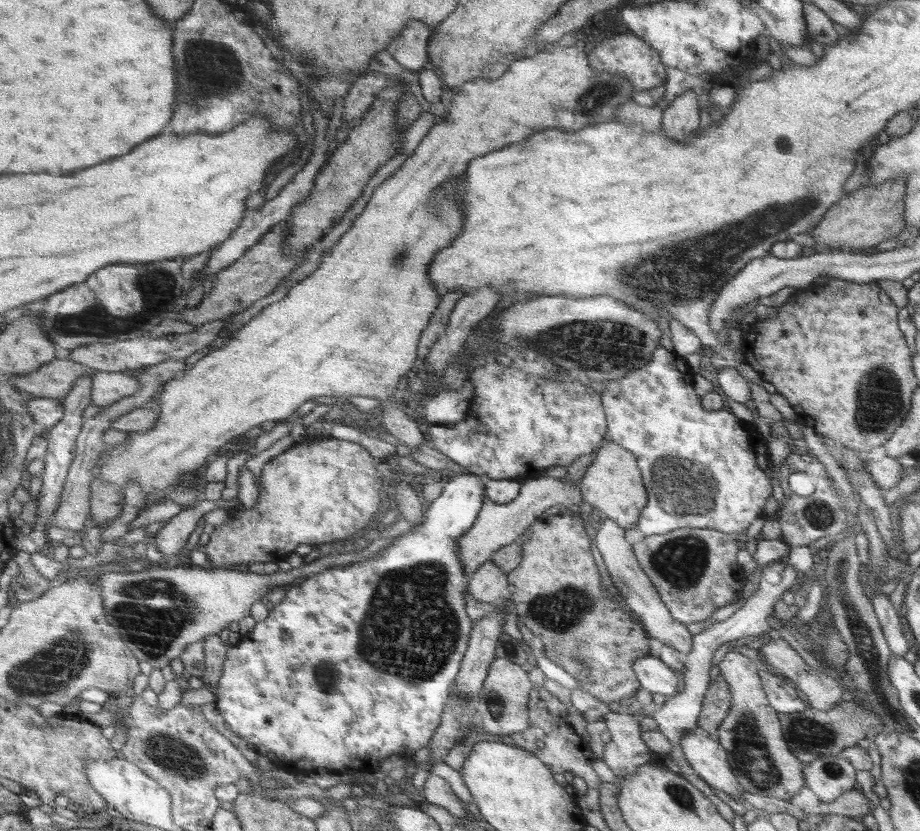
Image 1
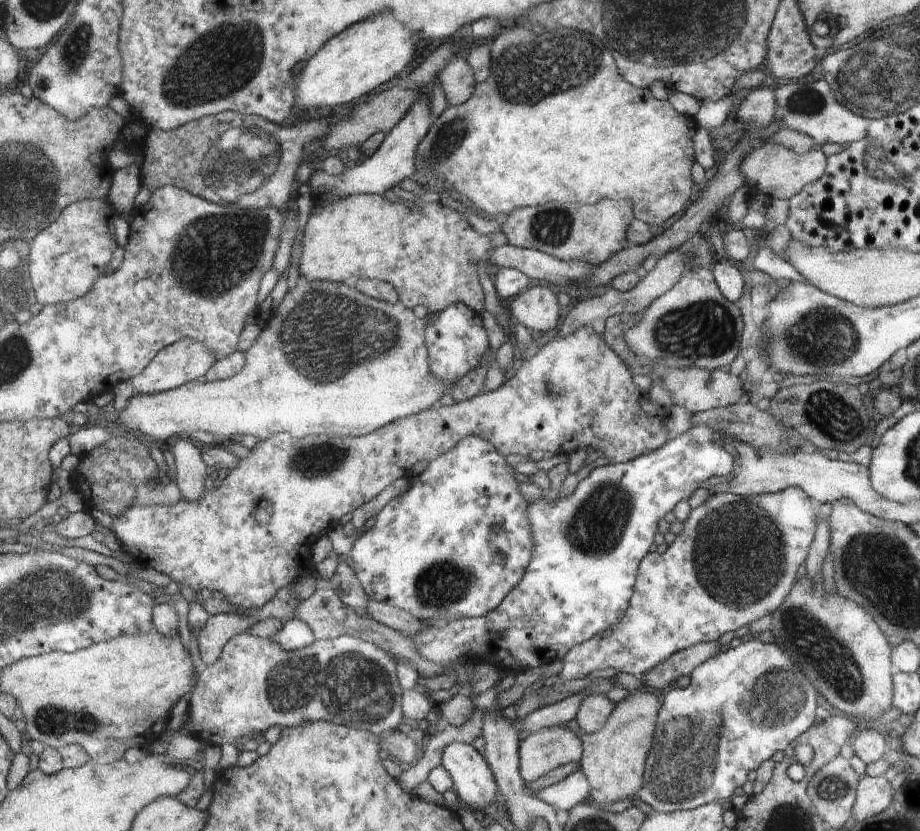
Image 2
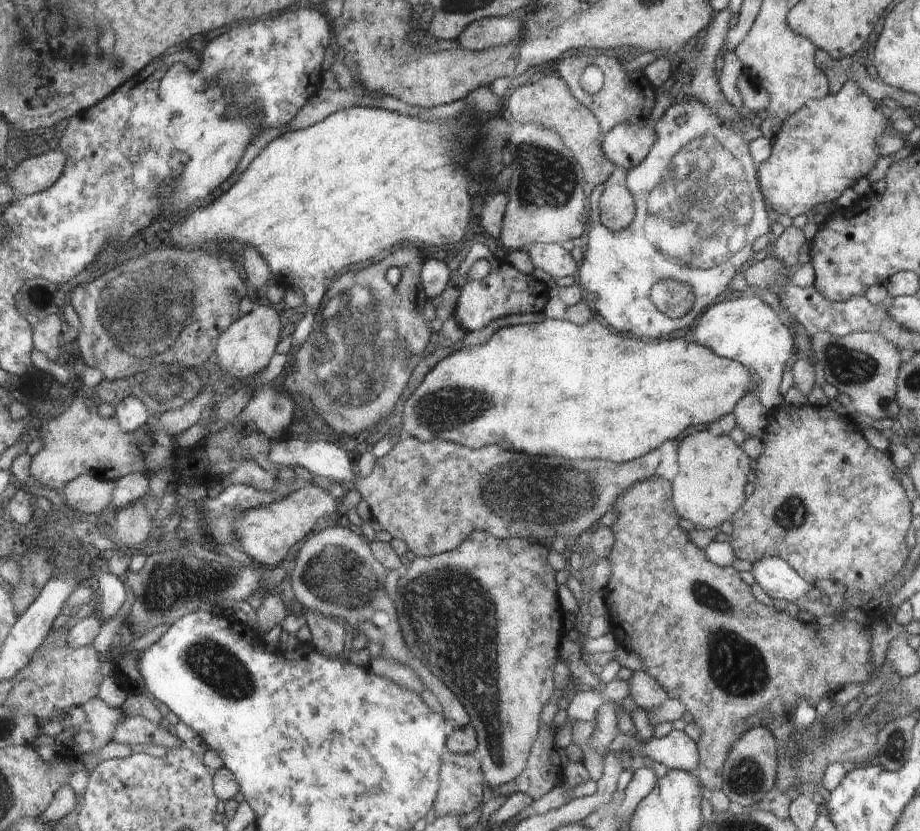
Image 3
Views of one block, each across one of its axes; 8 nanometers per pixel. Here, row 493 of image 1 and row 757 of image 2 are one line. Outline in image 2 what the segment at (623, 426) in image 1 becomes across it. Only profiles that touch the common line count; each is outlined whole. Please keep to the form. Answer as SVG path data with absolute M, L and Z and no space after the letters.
M748 640L741 642L736 648L730 648L726 652L718 653L713 658L709 658L690 674L690 684L686 688L674 688L664 696L664 705L662 710L657 714L657 726L654 729L653 745L649 750L649 758L645 766L645 780L641 790L637 795L640 796L642 802L646 802L648 806L652 806L654 811L669 813L672 811L694 809L703 804L714 802L716 800L728 800L734 790L738 786L742 786L746 782L746 774L750 770L758 770L758 766L772 758L778 750L788 748L790 744L795 744L797 738L804 734L806 730L818 726L818 706L826 706L822 698L820 690L814 690L814 685L804 678L804 672L798 668L798 664L785 653L780 650L774 643L766 644L762 640Z

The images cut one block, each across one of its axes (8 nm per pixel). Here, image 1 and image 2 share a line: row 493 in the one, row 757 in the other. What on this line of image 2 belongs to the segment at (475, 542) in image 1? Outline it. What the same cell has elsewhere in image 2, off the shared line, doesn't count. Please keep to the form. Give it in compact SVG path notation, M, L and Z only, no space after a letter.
M564 726L535 732L519 742L519 771L524 782L536 782L565 764L579 764L583 755L580 736Z

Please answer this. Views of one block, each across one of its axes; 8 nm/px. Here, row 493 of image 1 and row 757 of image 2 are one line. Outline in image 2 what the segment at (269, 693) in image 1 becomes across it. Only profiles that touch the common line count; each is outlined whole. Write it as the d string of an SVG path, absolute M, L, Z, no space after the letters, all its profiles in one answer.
M452 742L440 754L441 765L450 773L453 790L478 815L496 800L498 785L488 760L470 743Z

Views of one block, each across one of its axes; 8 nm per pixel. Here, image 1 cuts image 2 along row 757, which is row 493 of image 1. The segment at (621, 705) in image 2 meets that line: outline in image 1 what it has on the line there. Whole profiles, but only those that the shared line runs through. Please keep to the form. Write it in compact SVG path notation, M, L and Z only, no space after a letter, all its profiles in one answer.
M610 440L600 444L595 462L586 470L578 486L584 502L603 512L604 518L612 520L625 531L634 529L642 510L648 504L649 493L645 489L644 476L637 466L637 458L622 446Z

